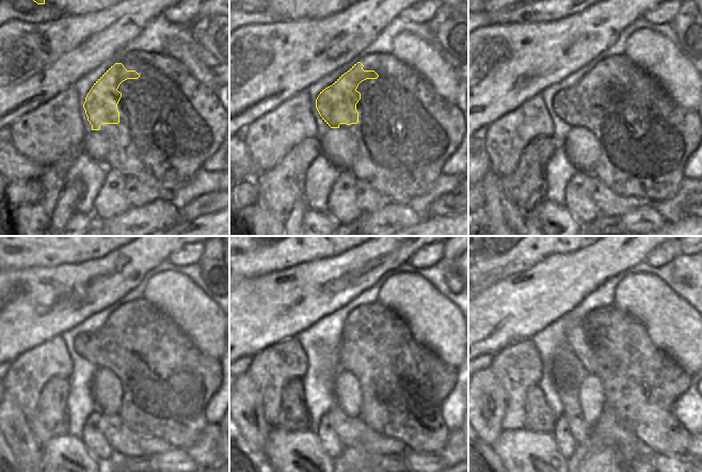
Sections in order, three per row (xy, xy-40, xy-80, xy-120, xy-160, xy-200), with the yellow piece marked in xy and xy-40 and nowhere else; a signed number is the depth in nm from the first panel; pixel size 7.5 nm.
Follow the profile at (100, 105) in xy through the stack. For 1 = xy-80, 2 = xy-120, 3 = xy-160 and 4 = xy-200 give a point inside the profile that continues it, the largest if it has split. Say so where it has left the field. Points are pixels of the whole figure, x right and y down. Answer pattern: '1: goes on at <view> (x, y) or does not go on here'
1: goes on at xy-80 (575, 106)
2: goes on at xy-120 (99, 347)
3: goes on at xy-160 (347, 358)
4: goes on at xy-200 (592, 321)

